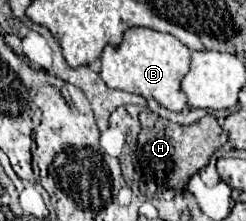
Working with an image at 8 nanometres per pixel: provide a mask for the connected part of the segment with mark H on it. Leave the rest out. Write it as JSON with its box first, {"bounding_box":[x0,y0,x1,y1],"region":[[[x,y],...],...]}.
{"bounding_box":[137,110,227,190],"region":[[[143,110],[139,114],[141,120],[141,134],[137,140],[137,158],[143,170],[143,178],[155,180],[159,188],[173,188],[181,190],[189,184],[191,176],[195,176],[201,168],[205,168],[213,156],[213,152],[227,144],[227,134],[219,126],[217,118],[207,114],[199,122],[191,126],[173,124],[169,120],[159,118],[151,110]]]}

